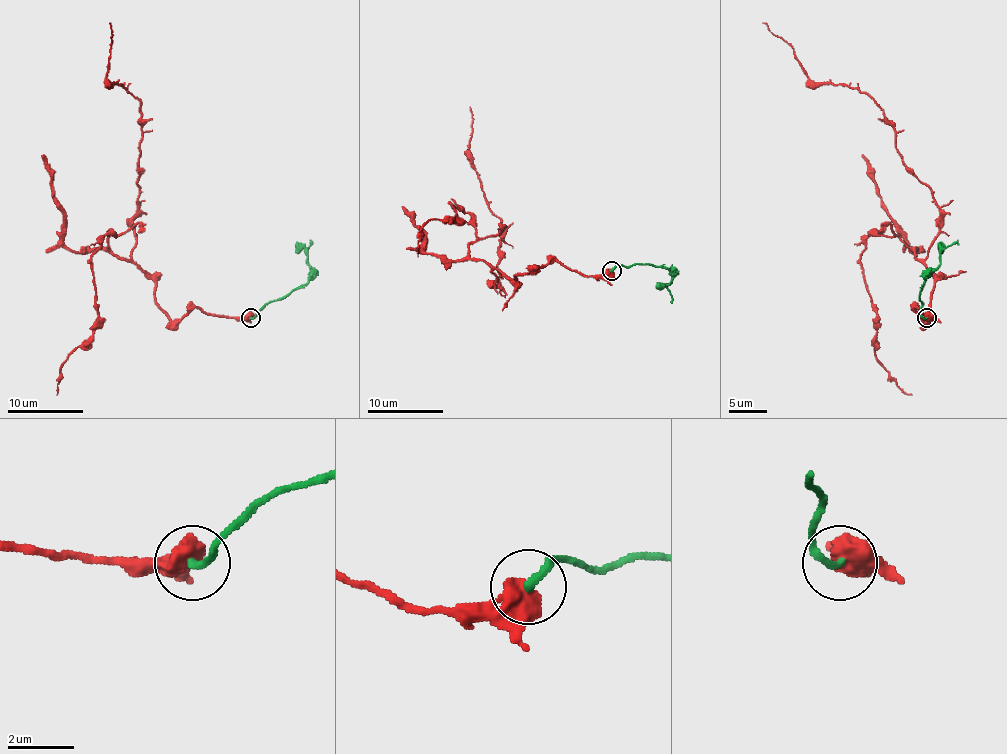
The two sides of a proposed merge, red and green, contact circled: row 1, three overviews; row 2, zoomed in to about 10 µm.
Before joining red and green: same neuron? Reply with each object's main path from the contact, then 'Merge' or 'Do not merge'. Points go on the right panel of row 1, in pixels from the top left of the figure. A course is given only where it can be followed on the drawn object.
Course of red: (927, 317), (917, 308), (925, 321), (932, 192), (864, 91), (815, 84), (762, 23). Course of green: (927, 317), (921, 313), (921, 285), (940, 262), (944, 249), (953, 243), (959, 245). Merge

